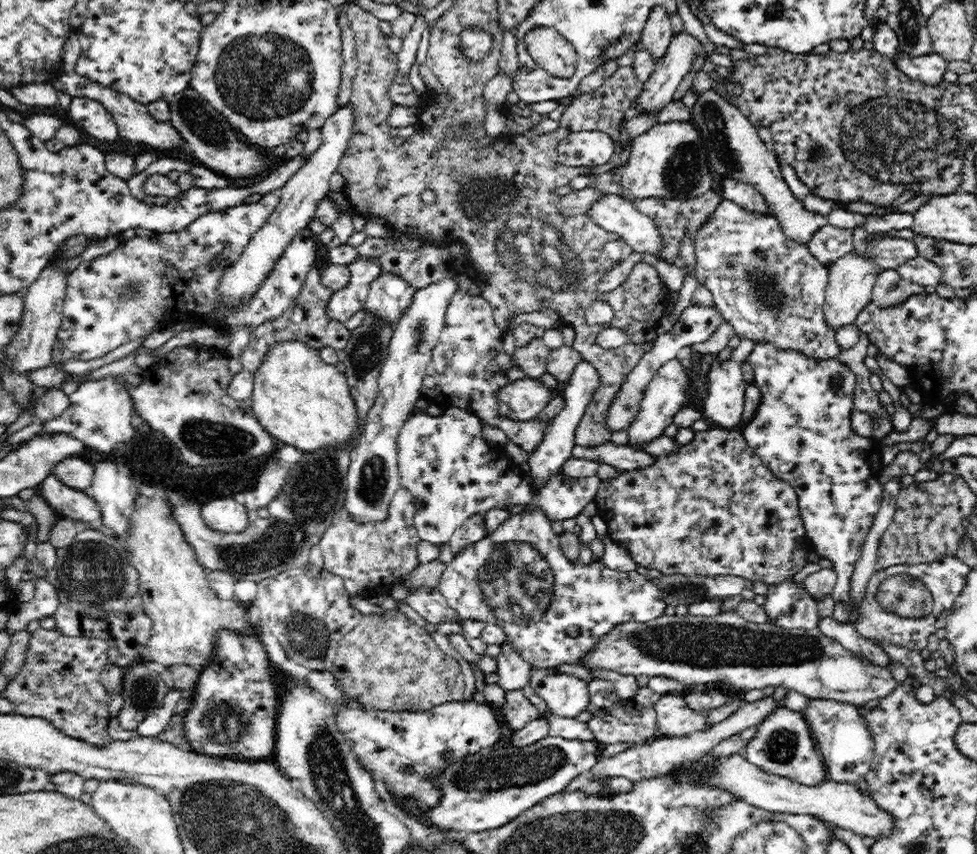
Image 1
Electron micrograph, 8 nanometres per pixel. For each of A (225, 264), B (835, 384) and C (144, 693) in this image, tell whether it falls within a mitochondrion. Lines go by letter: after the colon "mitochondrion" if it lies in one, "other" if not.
A: other
B: other
C: mitochondrion

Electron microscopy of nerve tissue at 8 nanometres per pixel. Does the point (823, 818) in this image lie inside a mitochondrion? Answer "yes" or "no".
no

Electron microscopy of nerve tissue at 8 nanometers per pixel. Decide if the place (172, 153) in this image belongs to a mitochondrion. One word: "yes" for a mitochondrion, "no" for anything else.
no

